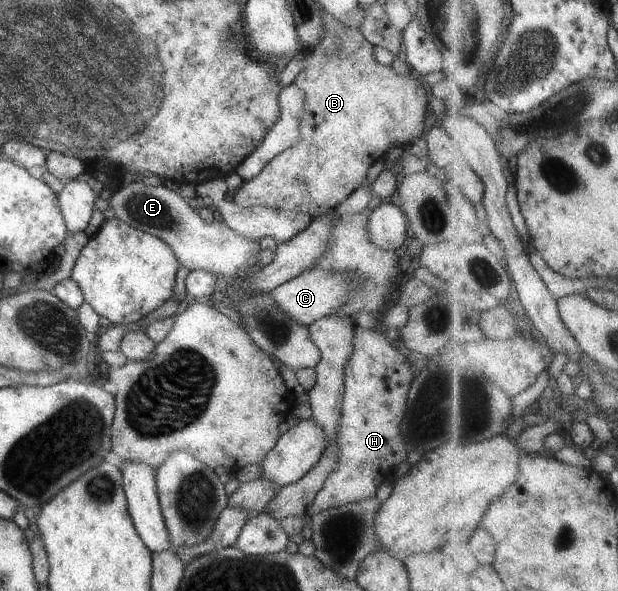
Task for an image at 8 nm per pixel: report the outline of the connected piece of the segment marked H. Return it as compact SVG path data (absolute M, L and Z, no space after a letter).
M354 325L352 353L343 369L343 396L335 439L337 466L307 507L309 516L328 508L370 499L378 485L390 477L401 461L410 460L398 429L412 379L410 367L405 351L386 341L382 329Z

